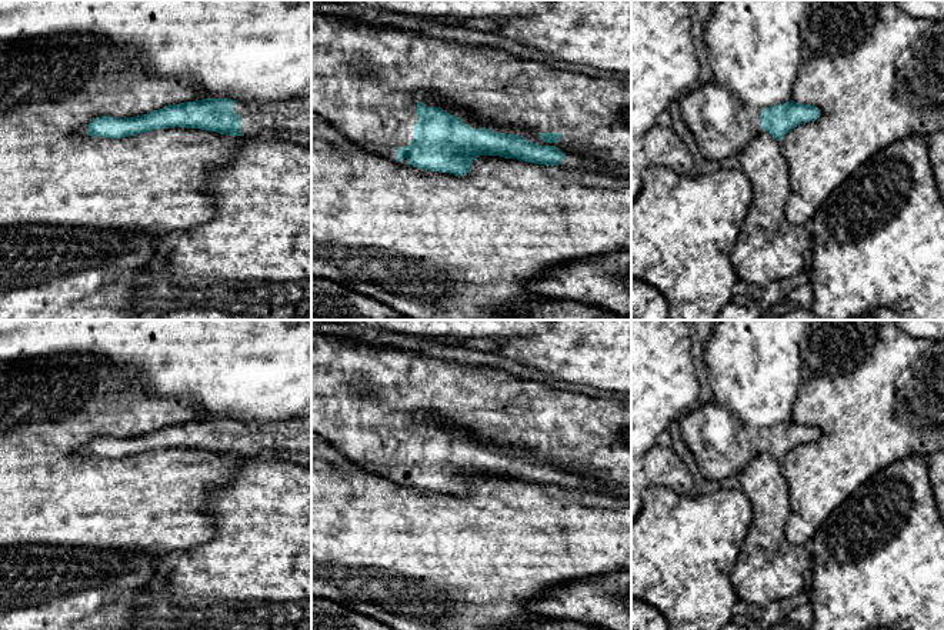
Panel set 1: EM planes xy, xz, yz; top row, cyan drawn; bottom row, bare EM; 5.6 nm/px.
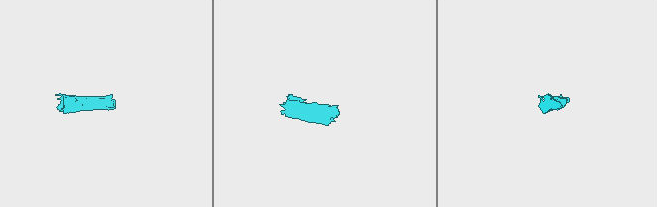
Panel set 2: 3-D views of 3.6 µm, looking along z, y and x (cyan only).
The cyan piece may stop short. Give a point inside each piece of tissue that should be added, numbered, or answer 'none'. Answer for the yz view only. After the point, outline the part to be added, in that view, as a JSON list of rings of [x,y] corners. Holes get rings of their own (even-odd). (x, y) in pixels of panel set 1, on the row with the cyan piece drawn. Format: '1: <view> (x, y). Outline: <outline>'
none

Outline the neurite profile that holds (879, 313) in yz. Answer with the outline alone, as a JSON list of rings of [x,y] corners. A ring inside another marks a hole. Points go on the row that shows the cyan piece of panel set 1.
[[[875,309],[863,314],[857,320],[901,320],[901,317],[891,309]]]

